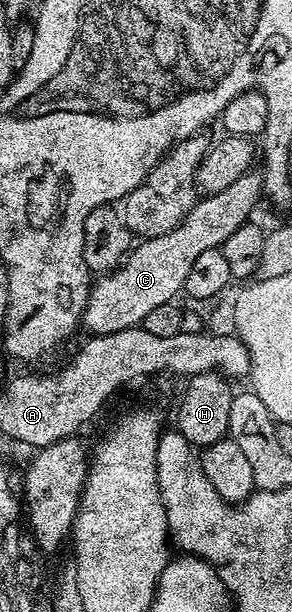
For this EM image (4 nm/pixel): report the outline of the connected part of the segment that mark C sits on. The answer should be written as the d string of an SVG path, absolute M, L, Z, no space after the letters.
M257 170L244 172L227 190L198 199L185 221L167 234L142 239L113 271L98 275L92 281L83 317L83 328L94 336L114 334L129 327L140 326L143 318L158 306L172 304L182 295L187 274L199 254L220 248L227 238L243 224L250 223L257 199L262 199L262 173Z

